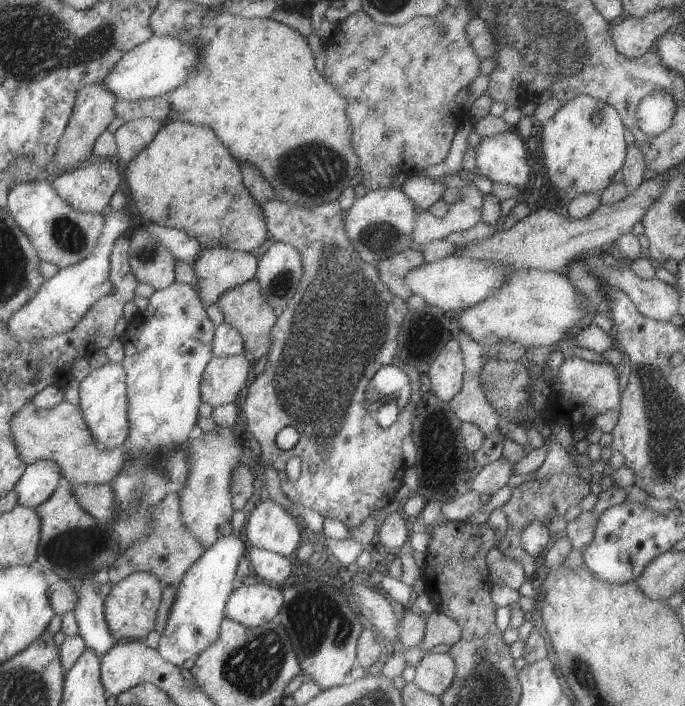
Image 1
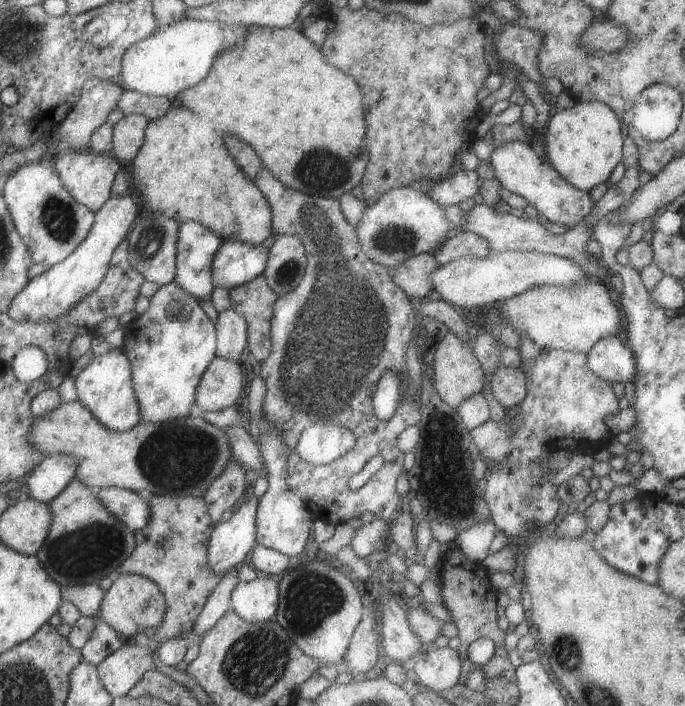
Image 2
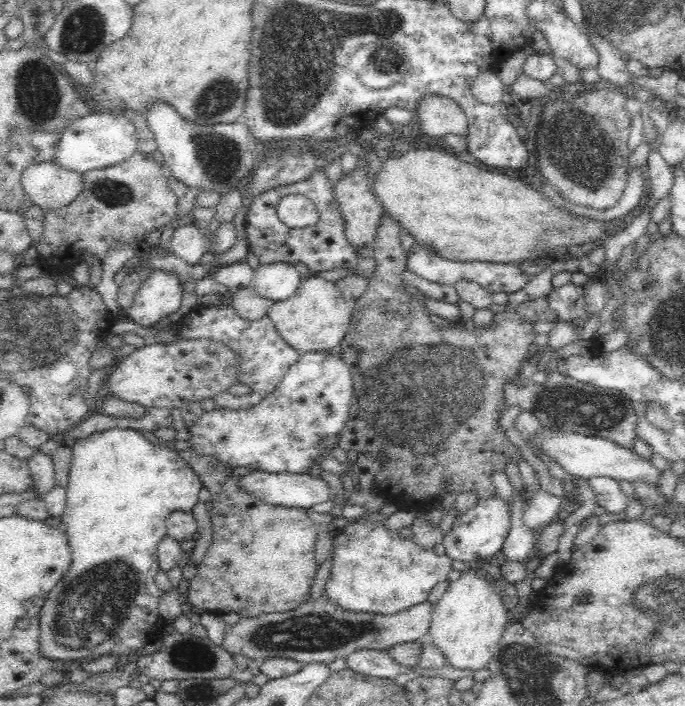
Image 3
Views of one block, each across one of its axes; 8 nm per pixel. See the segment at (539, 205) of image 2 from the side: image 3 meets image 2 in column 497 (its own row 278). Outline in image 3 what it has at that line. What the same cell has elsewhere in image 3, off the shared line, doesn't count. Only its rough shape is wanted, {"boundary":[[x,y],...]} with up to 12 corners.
{"boundary":[[172,272],[142,281],[127,318],[154,327],[180,308],[184,294]]}

